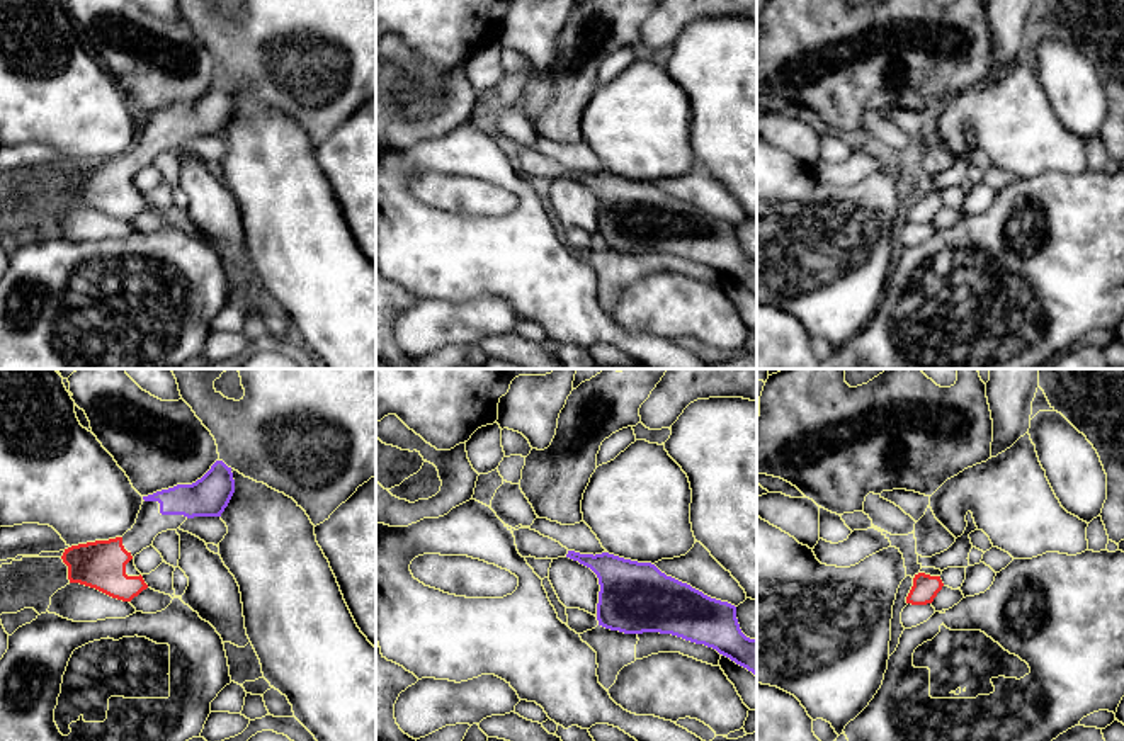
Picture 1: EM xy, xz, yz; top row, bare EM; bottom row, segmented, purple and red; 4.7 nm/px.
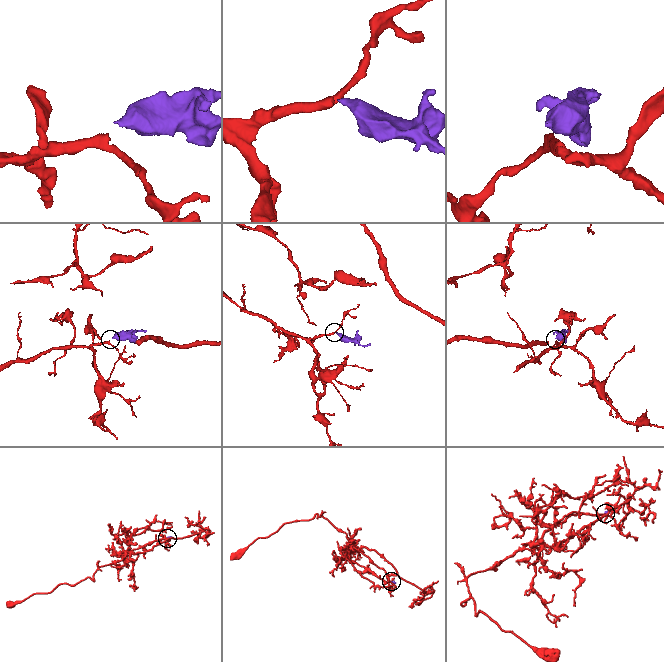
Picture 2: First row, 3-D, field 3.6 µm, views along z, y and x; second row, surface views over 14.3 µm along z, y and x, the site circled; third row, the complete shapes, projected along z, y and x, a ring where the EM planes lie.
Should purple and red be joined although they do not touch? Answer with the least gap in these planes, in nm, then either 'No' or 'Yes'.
Distance 200 nm. Yes

